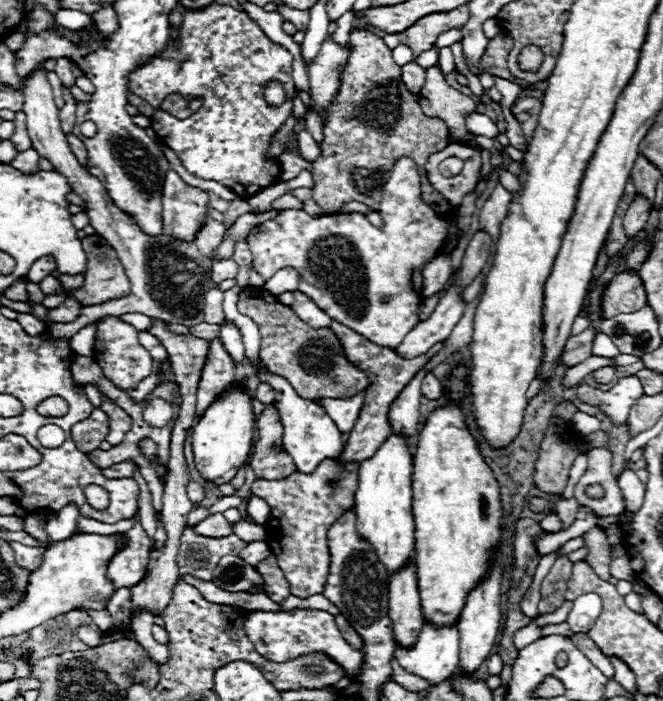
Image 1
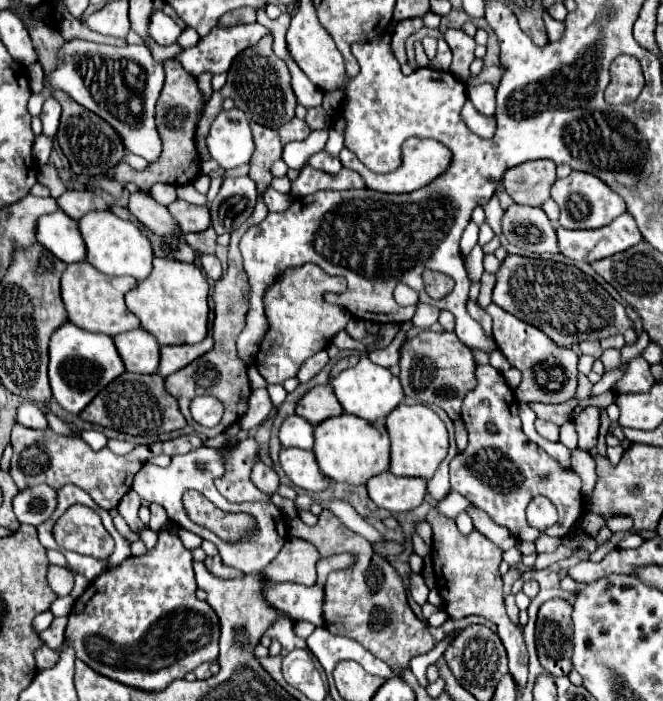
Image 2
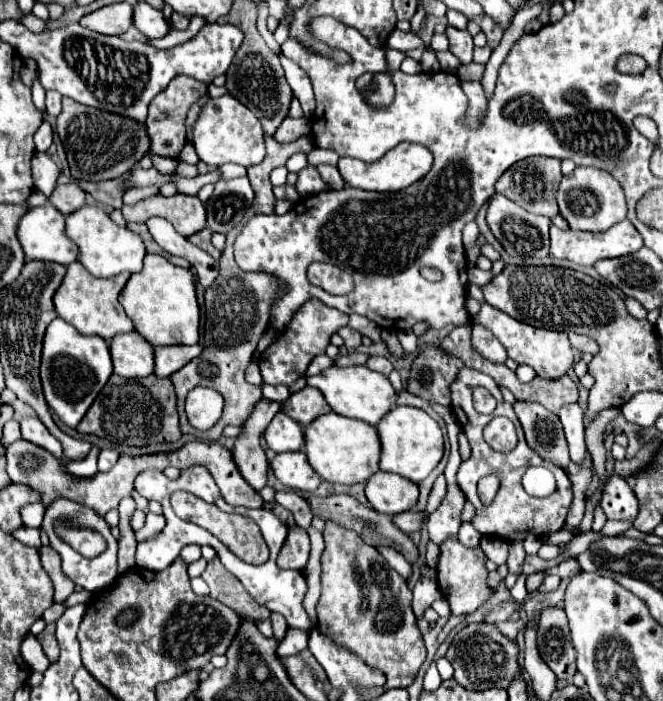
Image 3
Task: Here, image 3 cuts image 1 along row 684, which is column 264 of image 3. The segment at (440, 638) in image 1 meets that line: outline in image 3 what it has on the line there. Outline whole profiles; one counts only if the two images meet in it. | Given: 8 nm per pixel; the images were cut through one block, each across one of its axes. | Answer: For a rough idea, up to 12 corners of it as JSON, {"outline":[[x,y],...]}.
{"outline":[[284,412],[264,438],[274,452],[304,448],[304,428]]}

